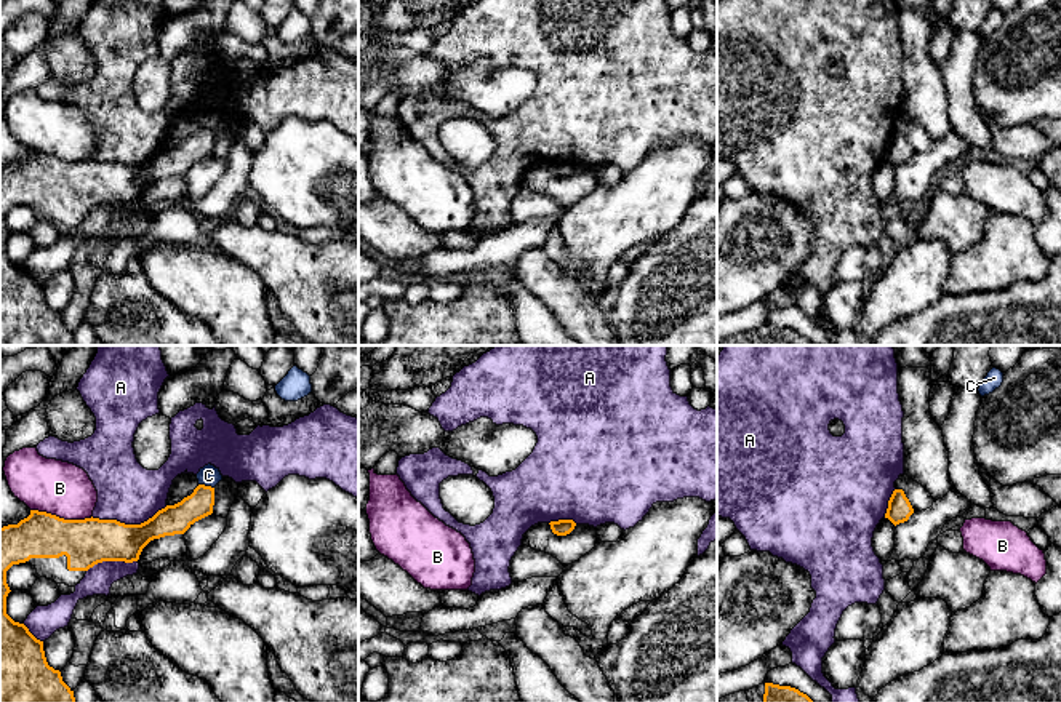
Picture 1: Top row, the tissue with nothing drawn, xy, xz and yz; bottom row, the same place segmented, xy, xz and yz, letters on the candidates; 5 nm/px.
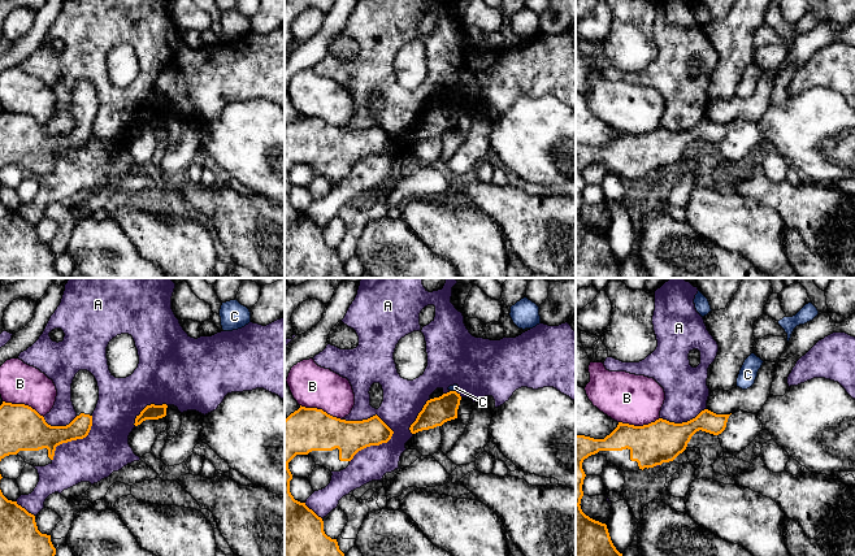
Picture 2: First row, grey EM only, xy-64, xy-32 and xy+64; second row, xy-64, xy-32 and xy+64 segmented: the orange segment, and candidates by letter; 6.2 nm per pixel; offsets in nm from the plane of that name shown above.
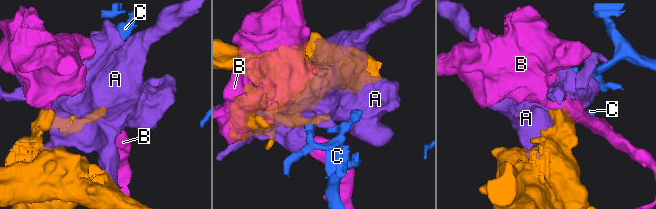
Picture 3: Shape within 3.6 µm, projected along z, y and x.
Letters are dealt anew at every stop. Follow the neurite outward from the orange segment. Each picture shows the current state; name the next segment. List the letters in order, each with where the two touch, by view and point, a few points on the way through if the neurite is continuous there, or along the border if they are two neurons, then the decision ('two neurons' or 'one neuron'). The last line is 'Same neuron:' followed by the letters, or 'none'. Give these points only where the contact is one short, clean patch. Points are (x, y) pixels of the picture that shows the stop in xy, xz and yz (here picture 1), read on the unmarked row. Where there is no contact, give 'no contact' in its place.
A: meets orange in xy at (128, 167); two neurons
B: meets orange in xy at (61, 160); two neurons
C: meets orange in xy at (207, 128); border along xy (199, 125), (213, 130); two neurons
Same neuron: none

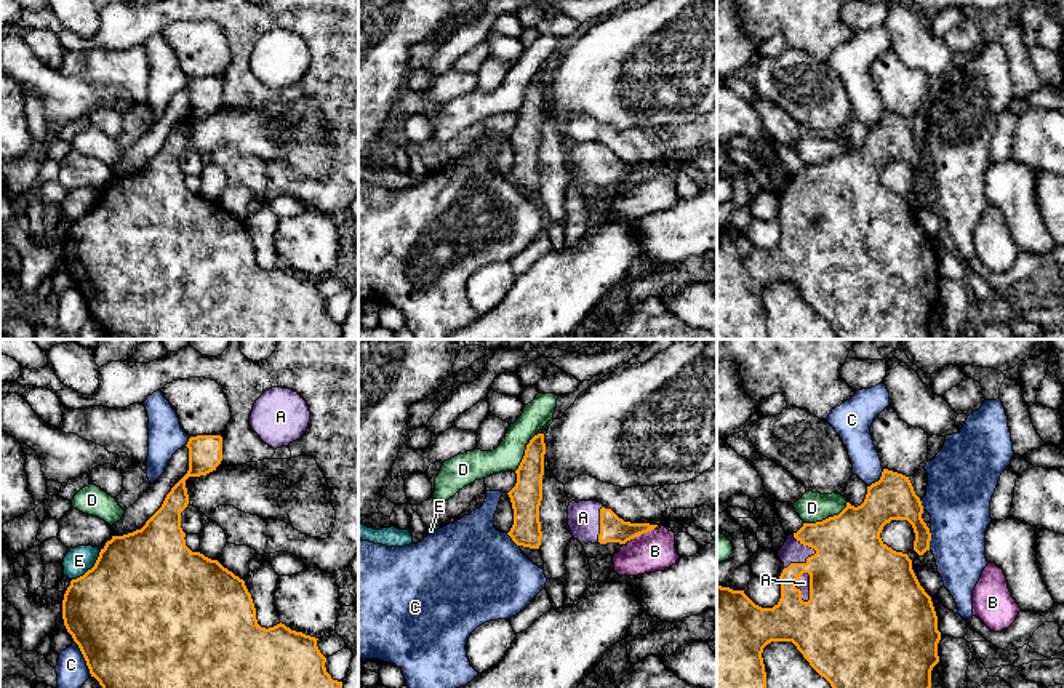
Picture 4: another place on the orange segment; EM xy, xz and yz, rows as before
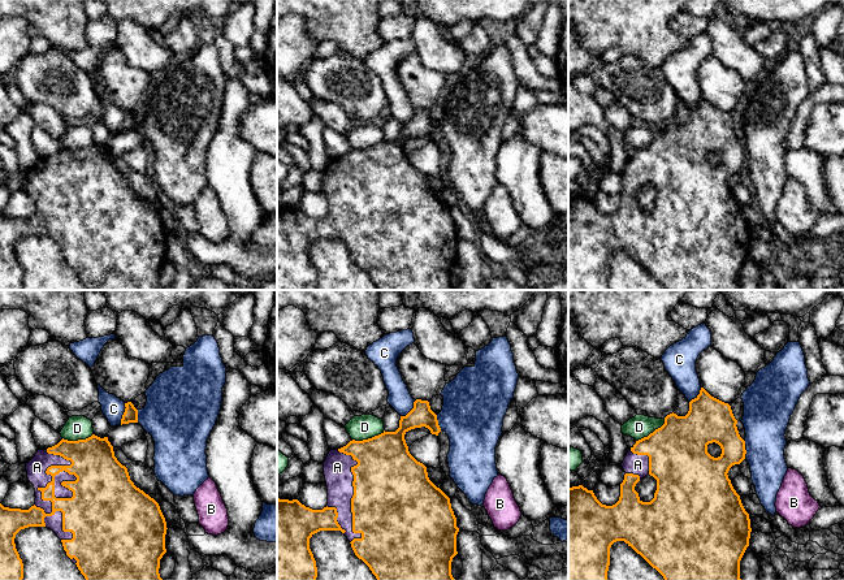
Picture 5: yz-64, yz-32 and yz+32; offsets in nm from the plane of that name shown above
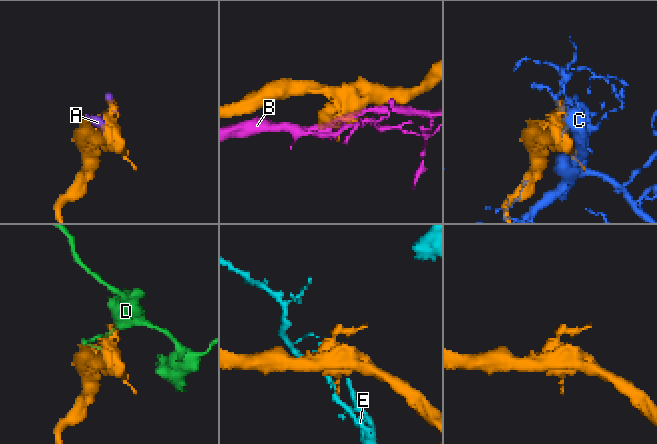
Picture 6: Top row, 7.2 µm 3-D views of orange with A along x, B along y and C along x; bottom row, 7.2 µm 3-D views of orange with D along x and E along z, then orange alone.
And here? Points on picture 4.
A: meets orange in yz at (810, 228); one neuron
B: meets orange in xz at (642, 175); two neurons
C: meets orange in xy at (84, 298); two neurons
D: meets orange in yz at (829, 159); two neurons
E: meets orange in xy at (92, 210); border along xy (101, 192), (96, 204), (72, 221); two neurons
Same neuron: A

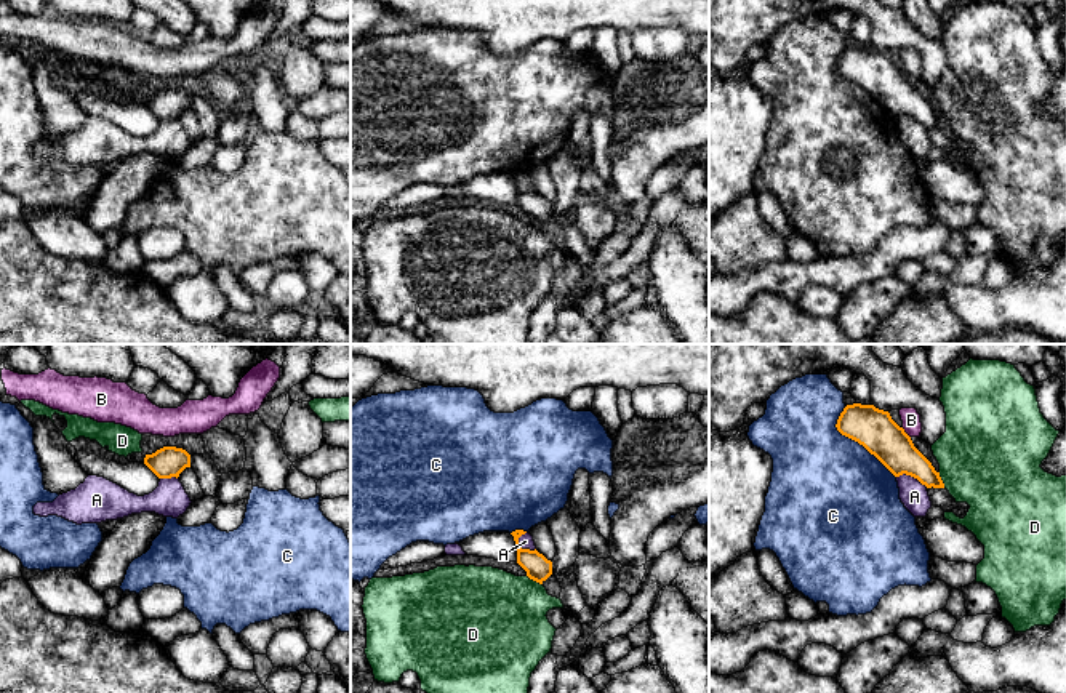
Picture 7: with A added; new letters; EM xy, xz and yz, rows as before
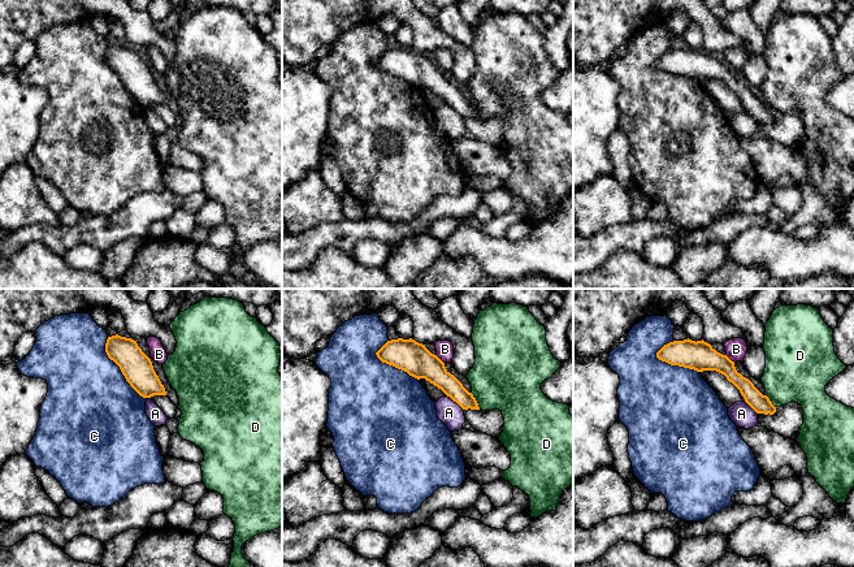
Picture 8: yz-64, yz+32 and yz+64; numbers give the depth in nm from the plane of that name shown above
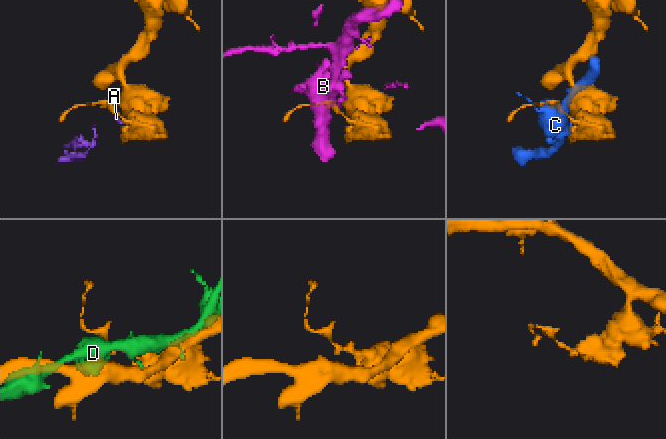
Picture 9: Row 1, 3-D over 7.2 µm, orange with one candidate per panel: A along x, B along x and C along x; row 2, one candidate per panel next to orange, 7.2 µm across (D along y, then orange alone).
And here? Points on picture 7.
A: meets orange in xz at (524, 191); border along xz (517, 180), (522, 189), (535, 191); two neurons
B: meets orange in yz at (905, 74); two neurons
C: meets orange in yz at (855, 82); two neurons
D: meets orange in xz at (535, 221); two neurons
Same neuron: none

